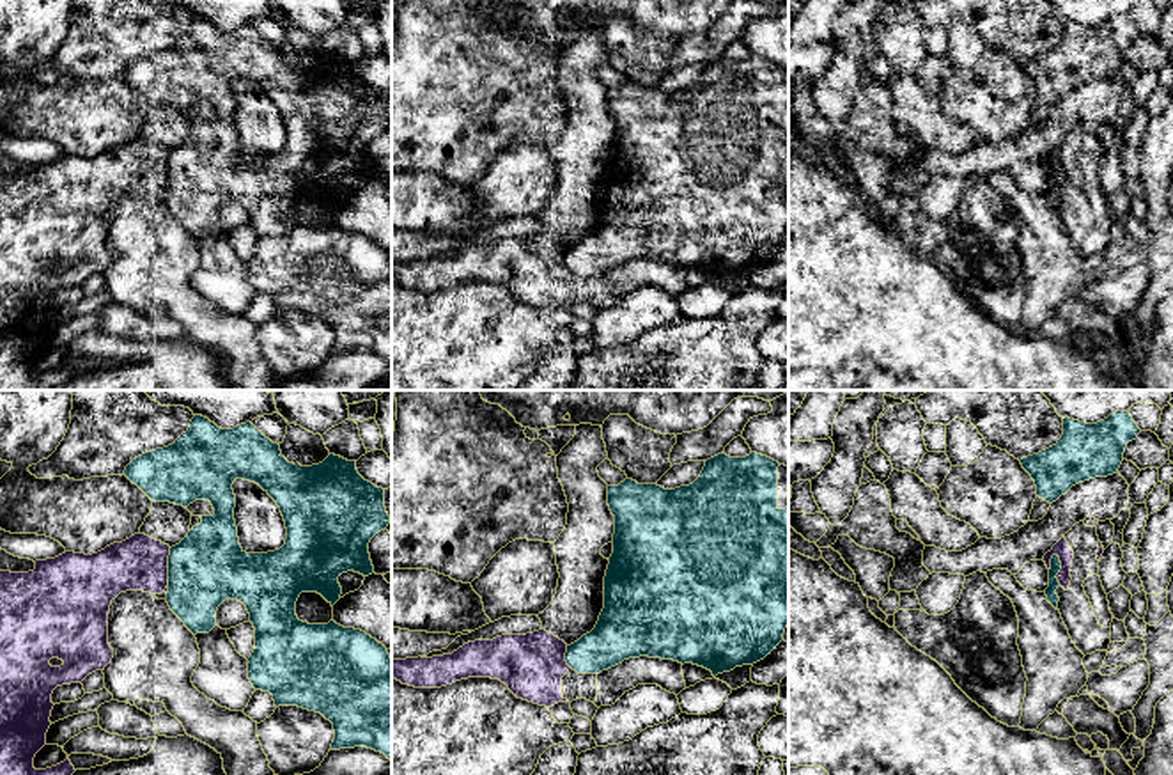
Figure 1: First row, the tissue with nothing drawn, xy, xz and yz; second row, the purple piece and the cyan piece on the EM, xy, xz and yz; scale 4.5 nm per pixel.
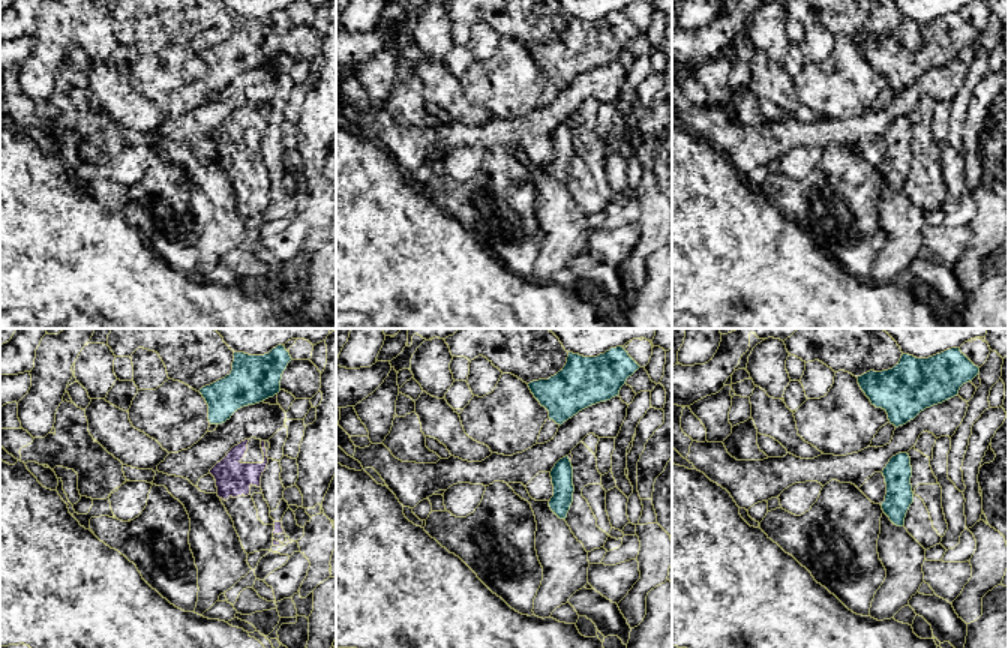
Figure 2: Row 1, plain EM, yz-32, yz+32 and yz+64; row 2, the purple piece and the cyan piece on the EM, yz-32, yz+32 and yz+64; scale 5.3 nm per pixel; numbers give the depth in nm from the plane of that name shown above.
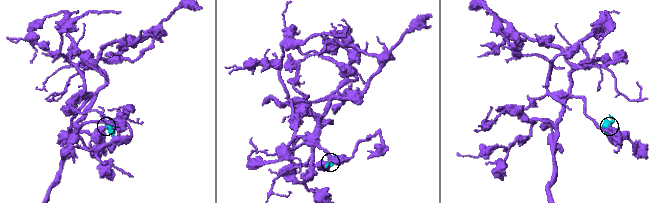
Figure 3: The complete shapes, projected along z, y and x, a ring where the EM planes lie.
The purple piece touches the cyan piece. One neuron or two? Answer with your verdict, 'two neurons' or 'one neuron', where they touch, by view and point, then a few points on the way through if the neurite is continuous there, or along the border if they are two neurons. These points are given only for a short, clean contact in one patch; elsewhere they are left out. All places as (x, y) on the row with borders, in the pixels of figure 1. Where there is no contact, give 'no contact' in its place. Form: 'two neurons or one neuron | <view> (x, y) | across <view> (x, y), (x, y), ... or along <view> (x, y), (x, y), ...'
two neurons | yz (1060, 570)

